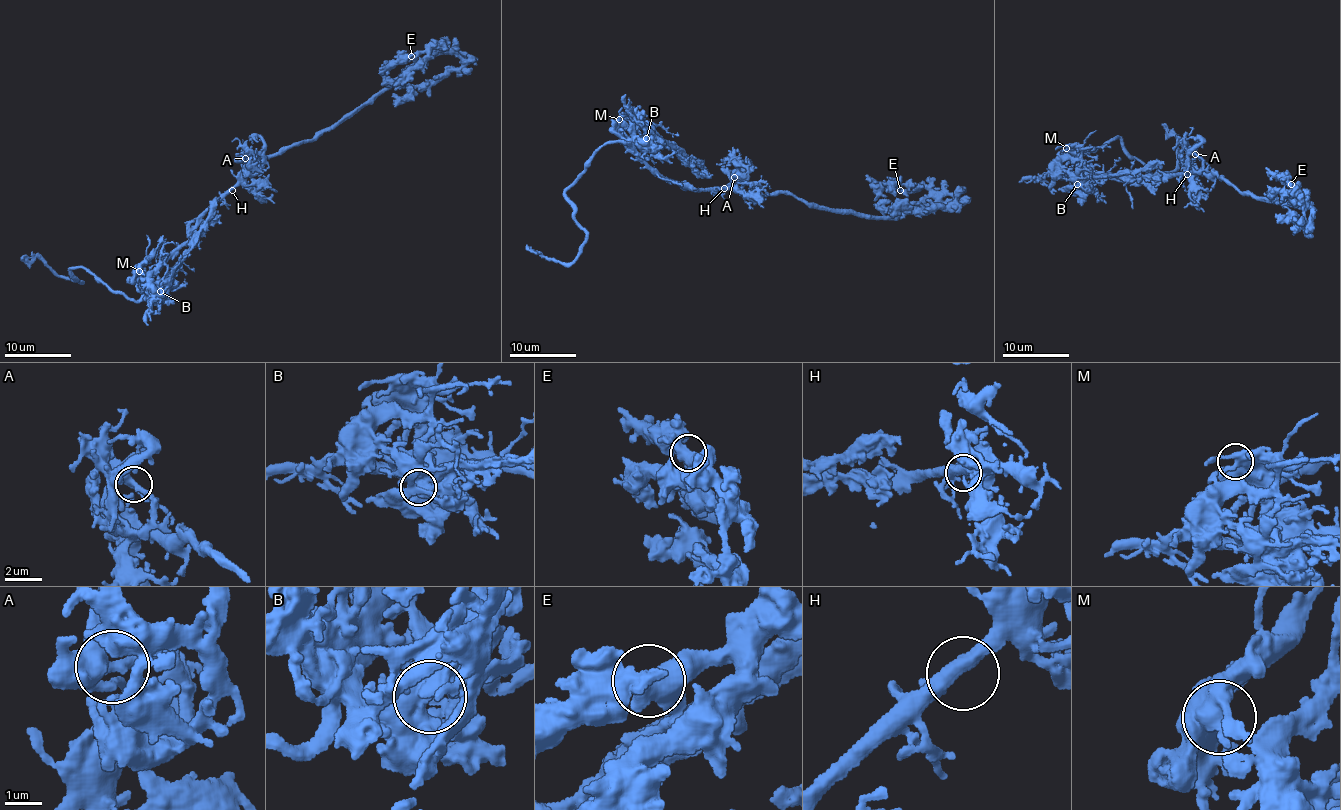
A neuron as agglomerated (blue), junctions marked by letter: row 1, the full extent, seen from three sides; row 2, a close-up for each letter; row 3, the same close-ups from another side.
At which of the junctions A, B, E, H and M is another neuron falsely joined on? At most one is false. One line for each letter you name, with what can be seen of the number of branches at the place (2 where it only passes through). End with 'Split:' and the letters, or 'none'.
B: branches 2
Split: B

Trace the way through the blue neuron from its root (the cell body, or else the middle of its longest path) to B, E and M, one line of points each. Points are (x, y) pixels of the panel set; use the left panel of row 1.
B: (228, 188), (207, 208), (188, 241), (179, 244), (156, 270), (161, 291)
E: (228, 188), (242, 182), (267, 157), (277, 156), (294, 144), (319, 137), (349, 119), (413, 64), (411, 56)
M: (228, 188), (207, 208), (188, 241), (179, 244), (163, 265), (146, 277), (138, 274), (139, 271)

